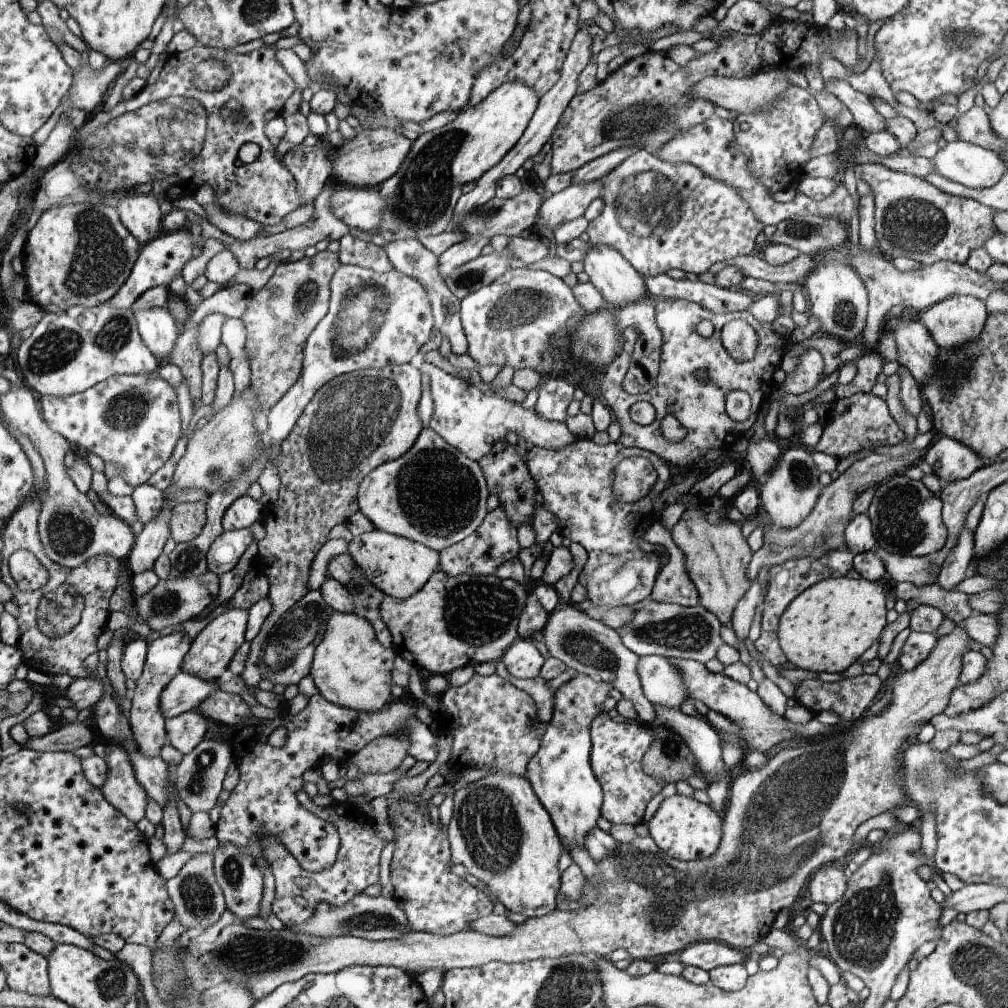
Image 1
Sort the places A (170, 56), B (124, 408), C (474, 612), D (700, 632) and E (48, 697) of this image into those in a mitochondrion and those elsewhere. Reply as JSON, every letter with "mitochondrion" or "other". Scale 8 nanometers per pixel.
{"A":"other","B":"mitochondrion","C":"mitochondrion","D":"mitochondrion","E":"other"}

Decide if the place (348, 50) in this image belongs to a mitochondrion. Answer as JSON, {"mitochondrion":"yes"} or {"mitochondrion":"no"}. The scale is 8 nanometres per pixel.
{"mitochondrion":"yes"}

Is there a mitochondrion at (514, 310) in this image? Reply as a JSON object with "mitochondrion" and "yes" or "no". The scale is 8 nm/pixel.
{"mitochondrion":"yes"}

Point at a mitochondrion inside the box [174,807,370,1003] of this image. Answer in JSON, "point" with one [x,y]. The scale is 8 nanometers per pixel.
{"point":[261,954]}

